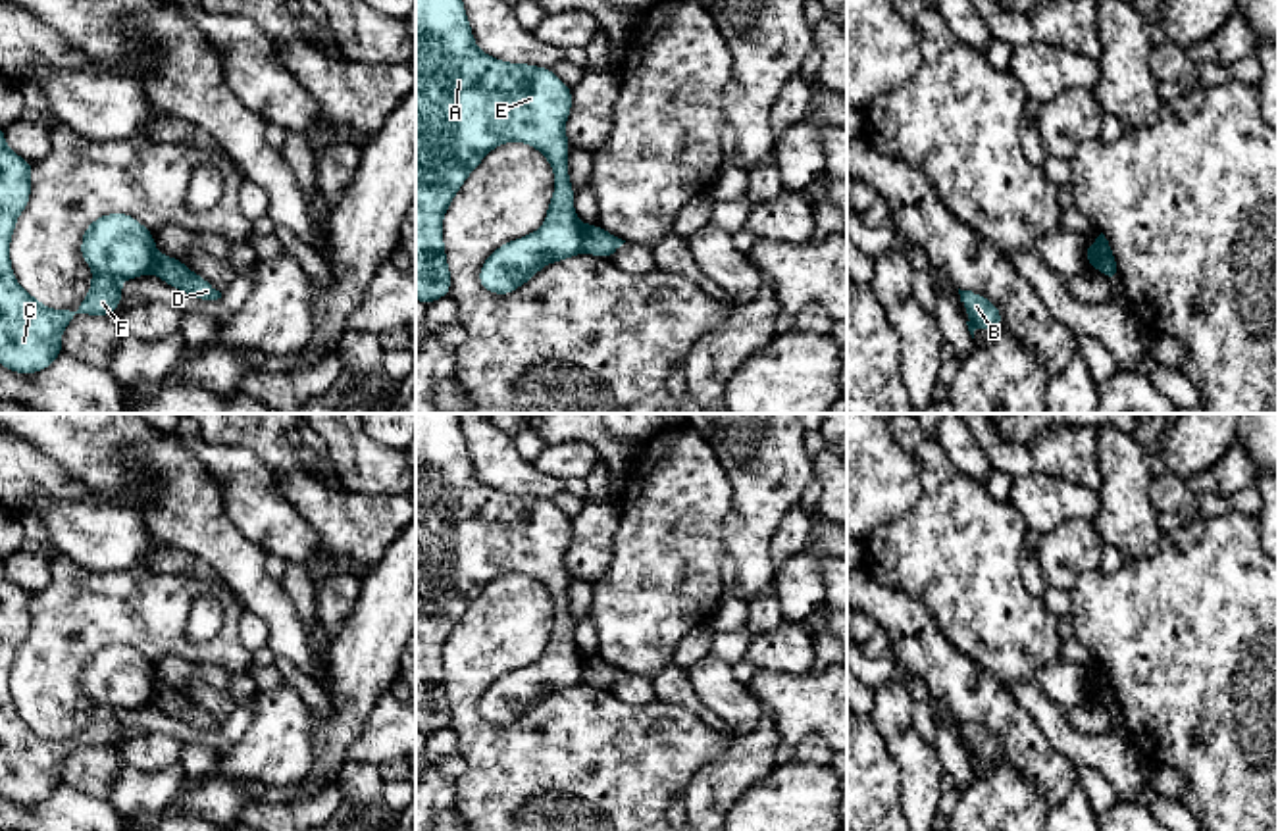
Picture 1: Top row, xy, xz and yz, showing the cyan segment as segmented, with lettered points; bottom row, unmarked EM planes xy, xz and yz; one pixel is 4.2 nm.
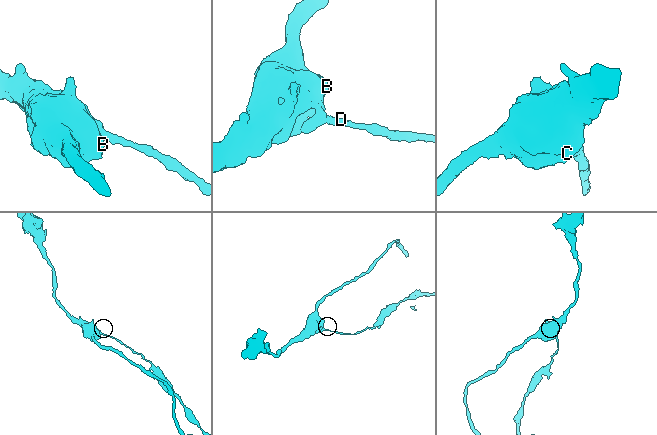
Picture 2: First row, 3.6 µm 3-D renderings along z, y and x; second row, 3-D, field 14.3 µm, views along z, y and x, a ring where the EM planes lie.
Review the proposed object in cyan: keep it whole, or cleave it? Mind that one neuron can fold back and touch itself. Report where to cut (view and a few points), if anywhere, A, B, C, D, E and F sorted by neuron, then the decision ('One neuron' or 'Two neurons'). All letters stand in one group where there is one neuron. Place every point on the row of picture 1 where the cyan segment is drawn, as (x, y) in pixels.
Split along xz (586, 226), (582, 251). Groups: A B C E F / D. Two neurons

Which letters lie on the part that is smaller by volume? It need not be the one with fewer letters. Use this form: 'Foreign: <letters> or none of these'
Foreign: D

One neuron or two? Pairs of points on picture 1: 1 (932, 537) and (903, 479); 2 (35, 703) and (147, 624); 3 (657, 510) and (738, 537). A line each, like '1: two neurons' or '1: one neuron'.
1: two neurons
2: one neuron
3: two neurons

